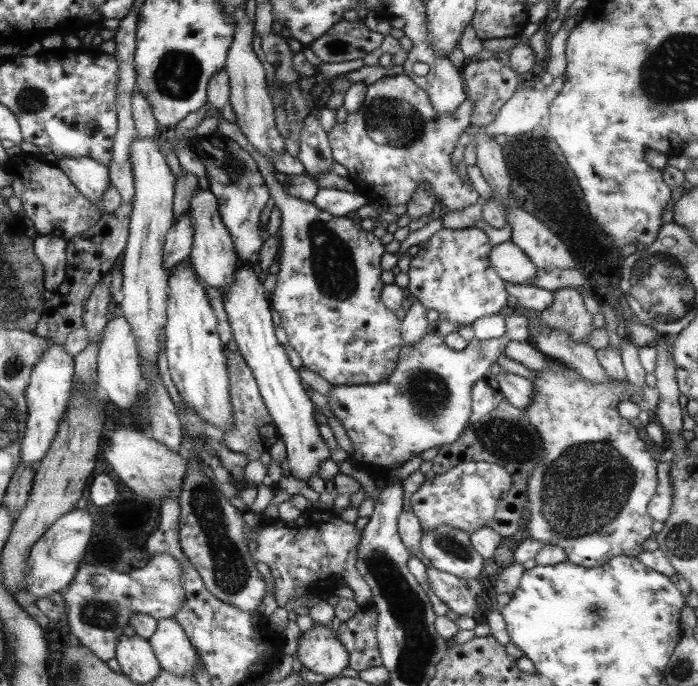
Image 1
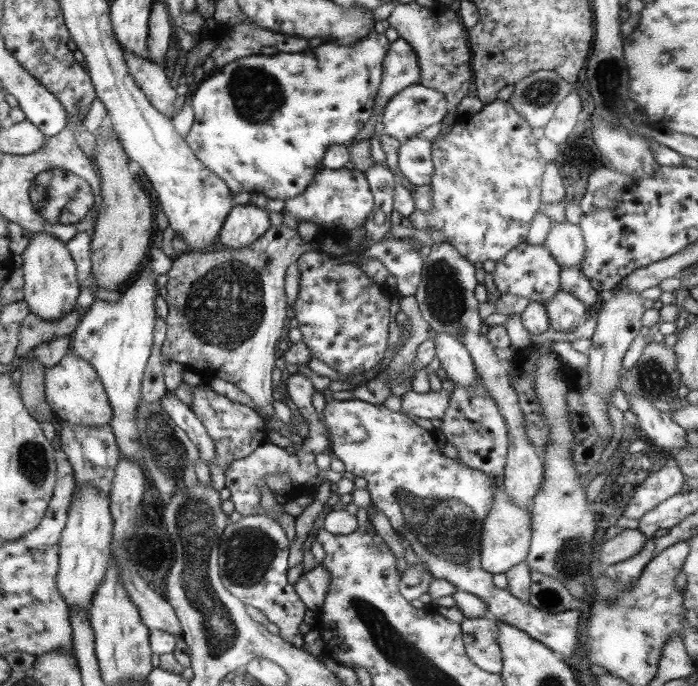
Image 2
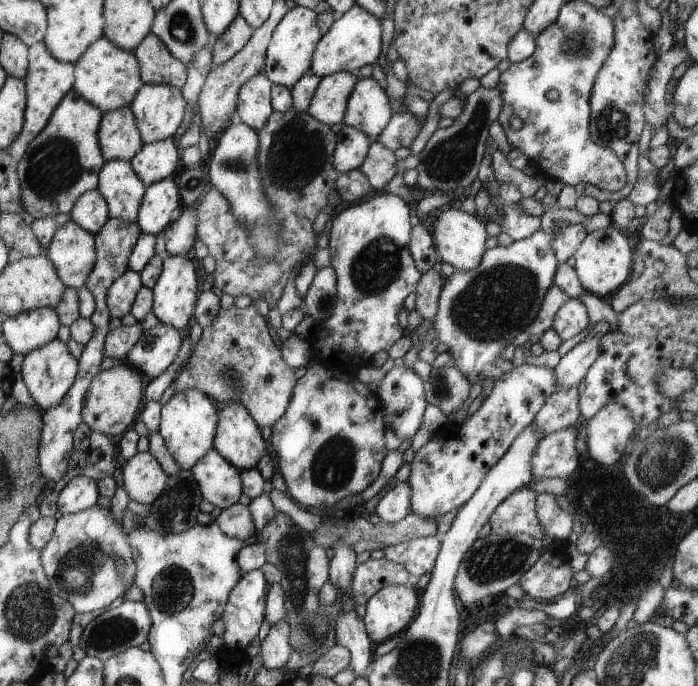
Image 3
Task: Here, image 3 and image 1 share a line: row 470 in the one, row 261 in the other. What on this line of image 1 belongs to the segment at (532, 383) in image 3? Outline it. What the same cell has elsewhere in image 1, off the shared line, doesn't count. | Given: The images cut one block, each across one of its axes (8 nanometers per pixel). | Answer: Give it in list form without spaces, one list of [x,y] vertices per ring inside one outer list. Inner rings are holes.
[[[441,227],[418,247],[406,272],[409,284],[405,293],[419,300],[423,308],[436,311],[441,319],[458,325],[458,328],[506,311],[508,295],[505,293],[505,282],[495,275],[489,265],[488,252],[492,245],[481,229]]]

